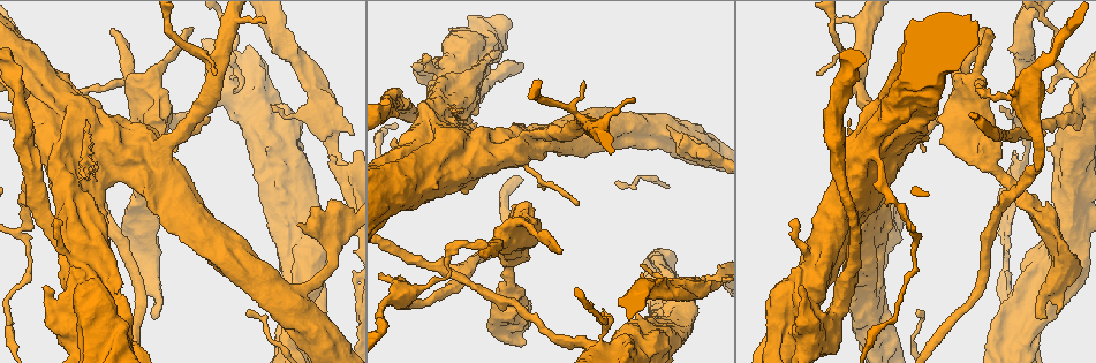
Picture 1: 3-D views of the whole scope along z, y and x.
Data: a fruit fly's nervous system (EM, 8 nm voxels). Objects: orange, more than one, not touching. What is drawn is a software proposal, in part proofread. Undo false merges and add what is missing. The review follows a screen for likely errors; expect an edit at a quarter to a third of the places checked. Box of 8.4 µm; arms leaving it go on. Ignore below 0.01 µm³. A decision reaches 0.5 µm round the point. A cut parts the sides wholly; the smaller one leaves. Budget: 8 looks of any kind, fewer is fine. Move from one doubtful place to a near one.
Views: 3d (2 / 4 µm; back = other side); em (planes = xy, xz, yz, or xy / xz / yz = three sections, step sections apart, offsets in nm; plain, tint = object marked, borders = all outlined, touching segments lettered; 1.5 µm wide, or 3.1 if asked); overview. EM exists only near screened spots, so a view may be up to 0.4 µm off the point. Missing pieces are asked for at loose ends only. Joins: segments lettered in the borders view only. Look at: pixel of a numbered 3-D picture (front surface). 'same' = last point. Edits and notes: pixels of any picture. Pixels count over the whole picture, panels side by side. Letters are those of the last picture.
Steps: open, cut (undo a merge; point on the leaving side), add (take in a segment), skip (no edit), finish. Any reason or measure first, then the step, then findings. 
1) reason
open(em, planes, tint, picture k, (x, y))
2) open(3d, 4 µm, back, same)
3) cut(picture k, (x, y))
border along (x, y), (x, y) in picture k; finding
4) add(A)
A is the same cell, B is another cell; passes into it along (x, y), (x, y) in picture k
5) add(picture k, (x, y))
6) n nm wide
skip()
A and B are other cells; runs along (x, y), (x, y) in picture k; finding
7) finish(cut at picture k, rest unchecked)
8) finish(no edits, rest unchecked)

stops while still wide
open(3d, 2 µm, picture 1, (299, 226))

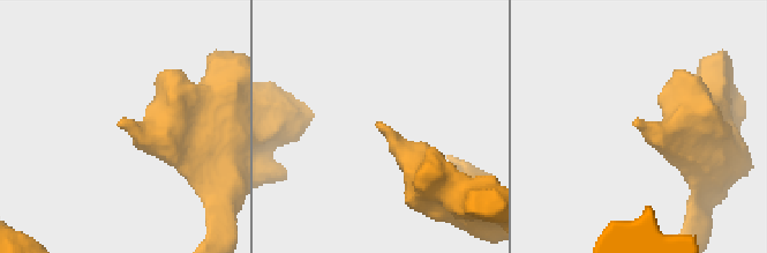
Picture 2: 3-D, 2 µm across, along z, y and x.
shape alone is not enough
open(em, planes, borders, picture 2, (635, 122))

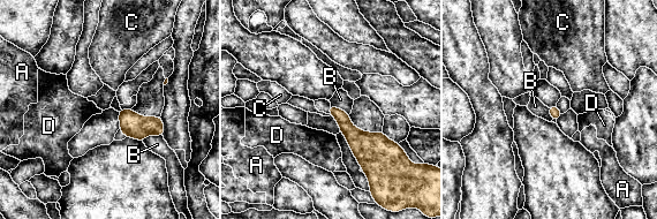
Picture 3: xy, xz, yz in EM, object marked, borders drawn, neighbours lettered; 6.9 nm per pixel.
skip()
A, B, C and D are other cells; border along (163, 137), (148, 135), (143, 142) in picture 3; none of them fits

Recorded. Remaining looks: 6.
open(3d, 2 µm, picture 1, (1057, 314))

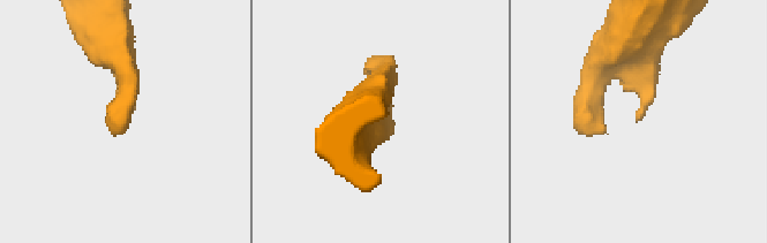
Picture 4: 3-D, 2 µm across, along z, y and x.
shape alone is not enough
open(em, planes, borders, picture 4, (638, 116))

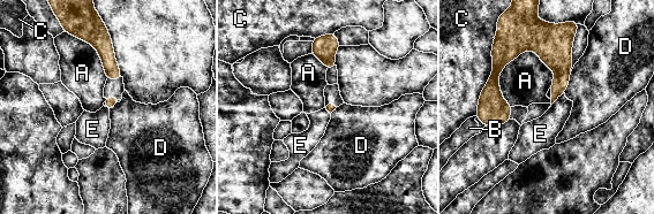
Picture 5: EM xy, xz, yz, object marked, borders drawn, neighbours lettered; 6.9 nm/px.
C touches over 460 nm
skip()
A, B, C, D and E are other cells; border along (535, 51), (500, 75), (510, 106) in picture 5; none of them fits

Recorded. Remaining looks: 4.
arms part here
open(3d, 2 µm, picture 1, (981, 79))

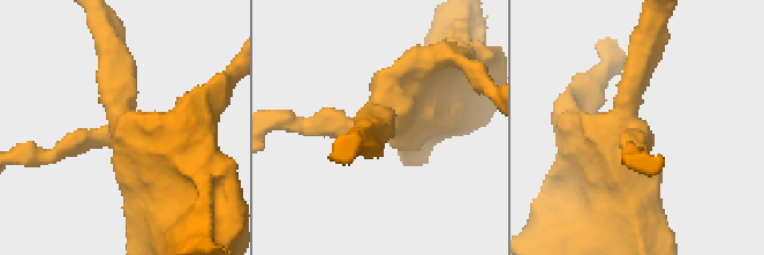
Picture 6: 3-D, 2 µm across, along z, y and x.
3 arms
open(em, xz, step 4, tint, picture 6, (380, 119))

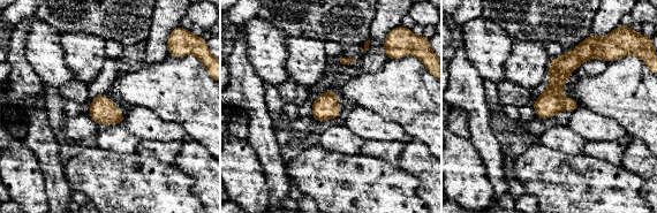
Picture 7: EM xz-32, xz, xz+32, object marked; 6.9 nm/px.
cut it another way
open(em, planes, borders, same)

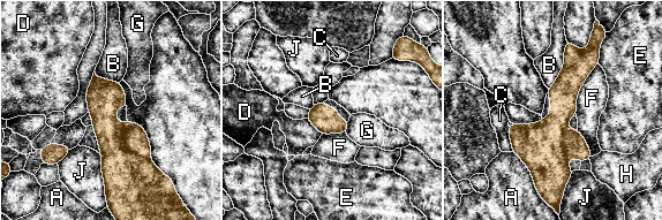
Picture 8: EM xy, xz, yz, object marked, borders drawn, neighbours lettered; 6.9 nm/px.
F touches over 400 nm
cut(picture 8, (135, 139))
A, B, C, D, E, F, G, H and J are other cells; border along (123, 124), (123, 145), (149, 158) in picture 8; two cells meet here

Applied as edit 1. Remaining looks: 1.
tapers out
open(em, planes, borders, picture 1, (192, 31))

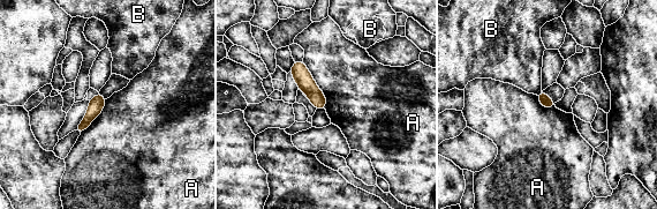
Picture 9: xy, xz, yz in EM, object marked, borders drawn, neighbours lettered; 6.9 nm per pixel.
A touches over 380 nm
skip()
A and B are other cells; runs along (296, 64), (299, 72), (322, 106) in picture 9; none of them fits

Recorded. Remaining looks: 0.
finish(cut at picture 8, rest unchecked)

